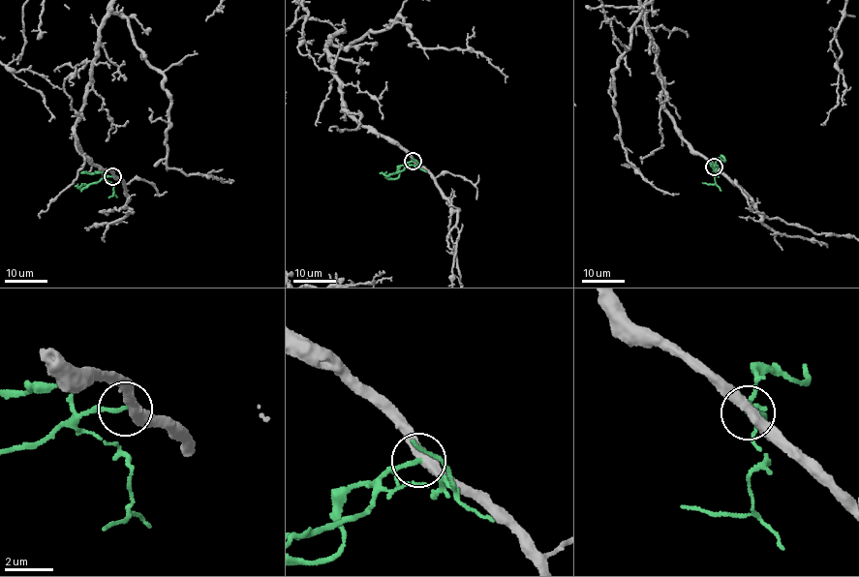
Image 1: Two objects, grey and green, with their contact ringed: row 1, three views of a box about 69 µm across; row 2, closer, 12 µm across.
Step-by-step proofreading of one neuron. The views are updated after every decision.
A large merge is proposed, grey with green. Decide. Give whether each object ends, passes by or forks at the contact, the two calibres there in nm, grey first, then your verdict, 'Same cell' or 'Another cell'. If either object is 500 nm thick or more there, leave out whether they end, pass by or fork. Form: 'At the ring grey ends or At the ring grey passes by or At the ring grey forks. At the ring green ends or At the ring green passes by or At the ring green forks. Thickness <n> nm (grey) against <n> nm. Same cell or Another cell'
At the ring grey passes by. At the ring green passes by. Thickness 420 nm (grey) against 120 nm. Another cell

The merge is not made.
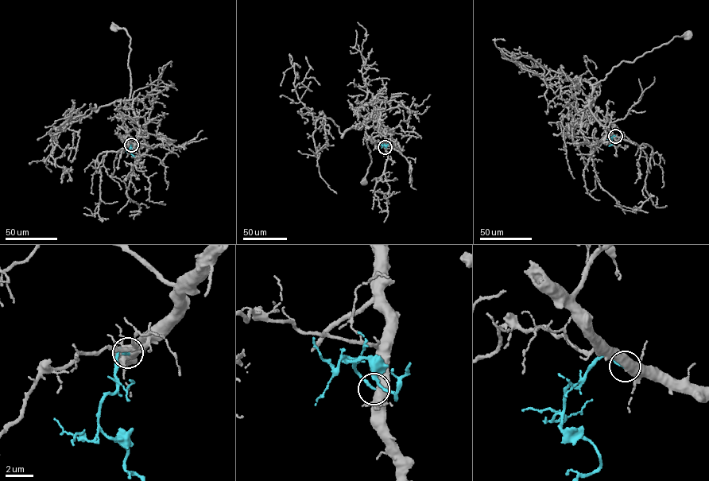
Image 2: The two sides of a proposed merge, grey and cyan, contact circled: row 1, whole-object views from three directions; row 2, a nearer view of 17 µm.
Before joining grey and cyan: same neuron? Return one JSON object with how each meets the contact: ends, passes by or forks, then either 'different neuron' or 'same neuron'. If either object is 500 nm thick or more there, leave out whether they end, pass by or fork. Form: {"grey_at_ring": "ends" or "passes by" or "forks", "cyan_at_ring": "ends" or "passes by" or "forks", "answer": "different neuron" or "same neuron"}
{"grey_at_ring": "passes by", "cyan_at_ring": "ends", "answer": "same neuron"}

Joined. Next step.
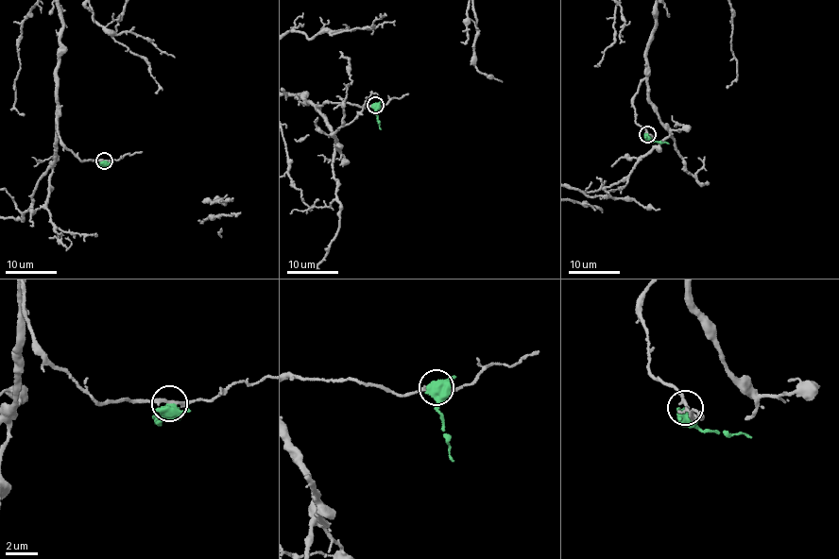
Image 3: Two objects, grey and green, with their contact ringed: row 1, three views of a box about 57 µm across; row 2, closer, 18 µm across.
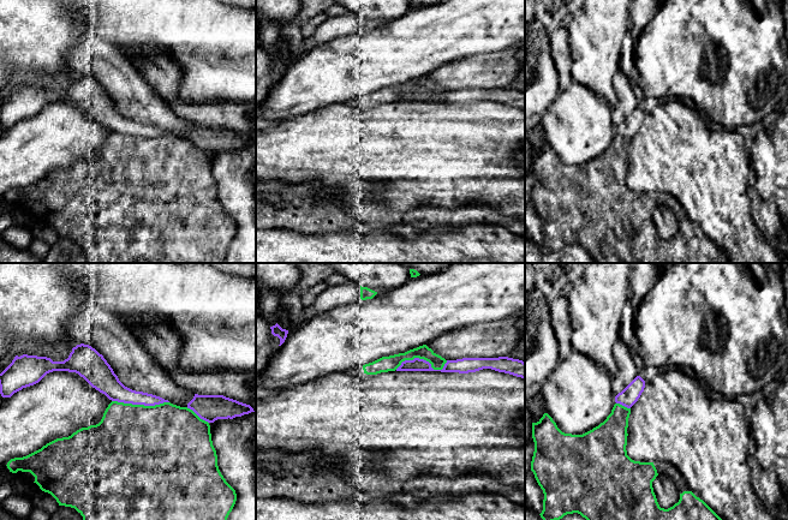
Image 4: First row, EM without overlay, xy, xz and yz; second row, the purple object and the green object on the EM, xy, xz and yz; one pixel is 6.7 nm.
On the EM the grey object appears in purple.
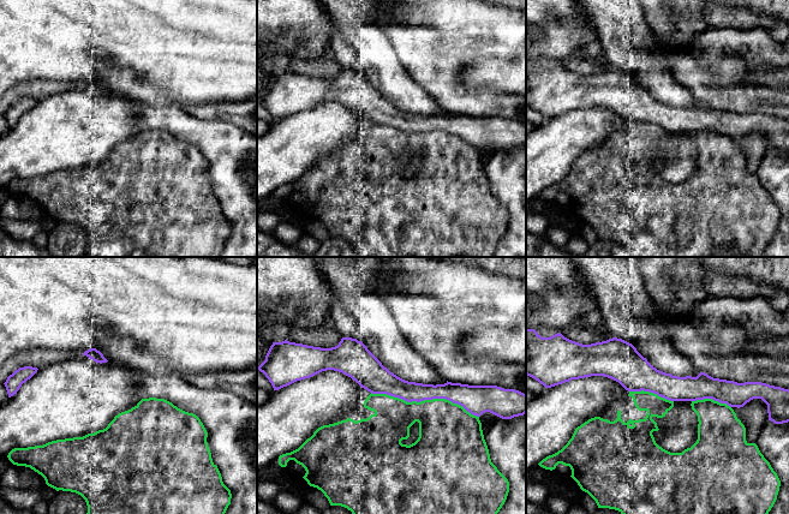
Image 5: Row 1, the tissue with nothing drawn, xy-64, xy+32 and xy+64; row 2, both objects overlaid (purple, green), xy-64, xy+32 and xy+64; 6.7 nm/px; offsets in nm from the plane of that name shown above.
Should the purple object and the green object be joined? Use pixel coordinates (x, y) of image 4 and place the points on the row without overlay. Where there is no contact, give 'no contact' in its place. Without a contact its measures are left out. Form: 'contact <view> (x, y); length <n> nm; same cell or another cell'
contact xz (423, 90); length 360 nm; same cell

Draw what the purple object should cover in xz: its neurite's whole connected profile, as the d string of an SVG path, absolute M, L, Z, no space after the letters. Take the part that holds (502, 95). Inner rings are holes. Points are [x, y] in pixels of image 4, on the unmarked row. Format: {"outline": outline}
{"outline": "M426 76L389 88L382 88L363 96L364 104L377 106L388 102L441 102L468 104L483 100L509 104L525 110L525 94L508 88L462 89L446 91Z"}

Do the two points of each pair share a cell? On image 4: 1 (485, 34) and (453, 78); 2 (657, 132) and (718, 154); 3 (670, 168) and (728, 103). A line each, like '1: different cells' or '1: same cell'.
1: different cells
2: same cell
3: different cells

